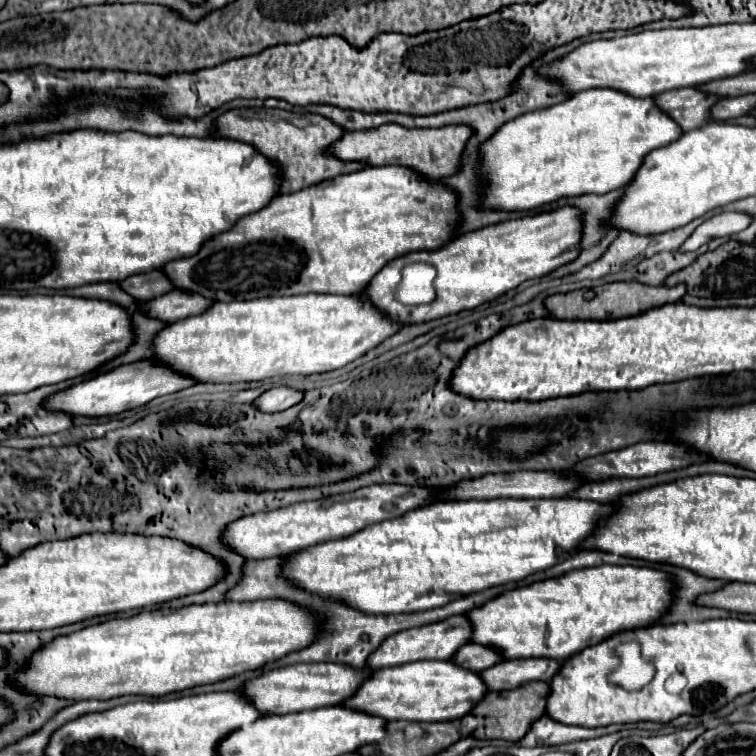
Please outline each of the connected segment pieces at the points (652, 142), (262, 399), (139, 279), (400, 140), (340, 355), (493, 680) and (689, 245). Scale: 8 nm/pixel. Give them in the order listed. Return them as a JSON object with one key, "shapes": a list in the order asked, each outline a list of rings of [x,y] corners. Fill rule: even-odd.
{"shapes":[[[[614,88],[582,90],[560,104],[528,112],[506,122],[488,142],[482,144],[482,174],[488,180],[486,206],[502,210],[528,210],[554,202],[562,196],[608,194],[632,182],[648,152],[668,146],[668,142],[674,142],[680,134],[682,130],[676,120],[668,118],[668,114],[656,106],[654,98],[640,100]]],[[[278,386],[278,388],[270,388],[264,394],[260,394],[252,402],[252,406],[256,406],[256,410],[260,410],[260,412],[280,412],[300,400],[302,400],[302,392],[298,392],[290,386]]],[[[152,270],[148,274],[136,274],[120,282],[120,286],[136,300],[152,300],[174,290],[174,282],[170,282],[170,278],[160,270]]],[[[384,124],[372,130],[358,130],[344,134],[334,146],[332,154],[342,160],[364,160],[372,166],[398,164],[420,170],[428,178],[448,178],[454,176],[462,166],[464,146],[472,138],[472,128],[466,124],[440,126],[440,128],[406,128],[400,124]]],[[[356,292],[356,294],[350,294],[350,296],[300,294],[300,296],[270,296],[270,298],[254,298],[254,300],[234,300],[234,302],[228,302],[228,304],[226,302],[214,302],[214,306],[208,308],[204,314],[178,320],[178,322],[170,324],[168,328],[164,328],[162,332],[158,332],[158,336],[154,338],[154,358],[168,362],[174,370],[178,370],[182,374],[188,374],[188,376],[196,378],[198,382],[252,382],[252,380],[264,380],[264,378],[272,378],[272,376],[286,376],[286,374],[322,374],[322,372],[342,368],[348,362],[354,362],[356,358],[364,356],[372,348],[382,344],[386,338],[394,336],[398,330],[402,330],[402,324],[396,322],[390,314],[384,314],[382,310],[378,310],[368,300],[366,292]]],[[[516,658],[502,660],[500,664],[492,666],[492,670],[480,672],[480,676],[490,690],[514,690],[516,686],[534,682],[538,678],[542,678],[542,682],[550,682],[552,676],[560,672],[560,668],[562,662],[552,658]]],[[[720,212],[720,214],[714,214],[712,218],[708,218],[704,224],[700,224],[692,232],[692,238],[688,238],[680,250],[696,250],[702,244],[708,244],[712,238],[738,234],[740,230],[748,228],[750,220],[752,220],[750,214],[740,214],[740,212]]]]}

